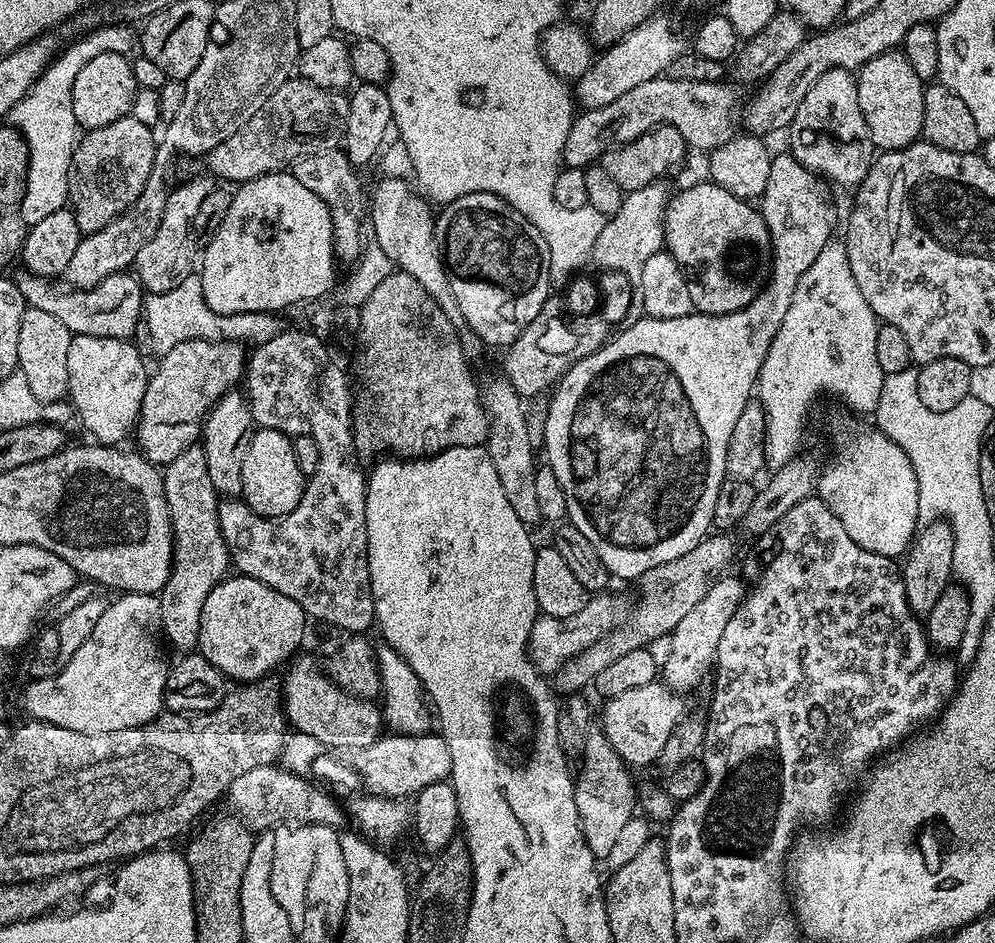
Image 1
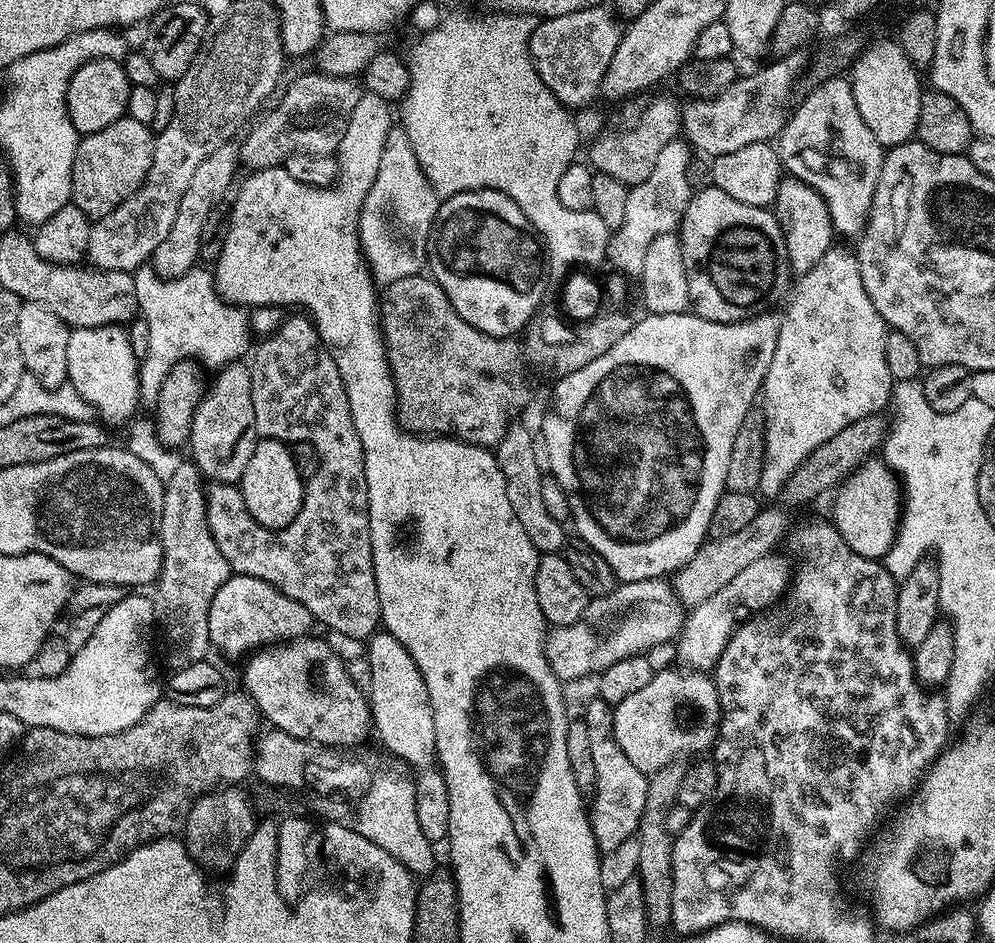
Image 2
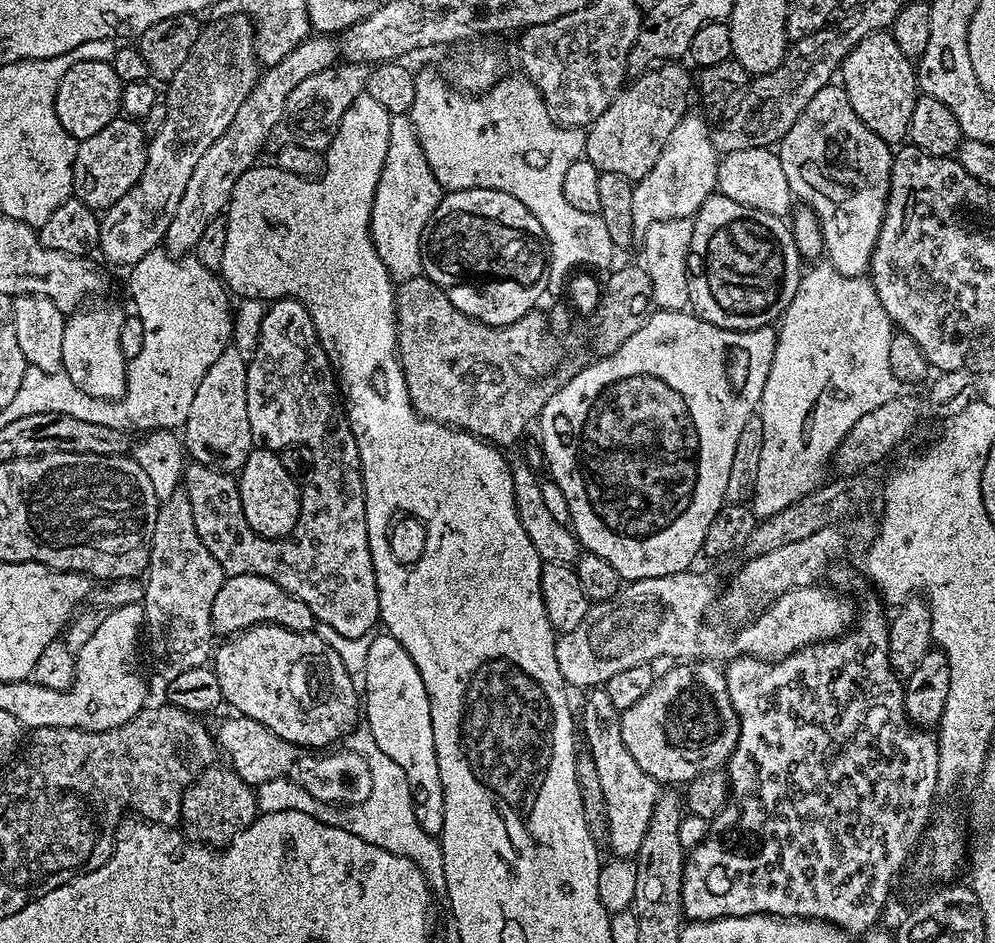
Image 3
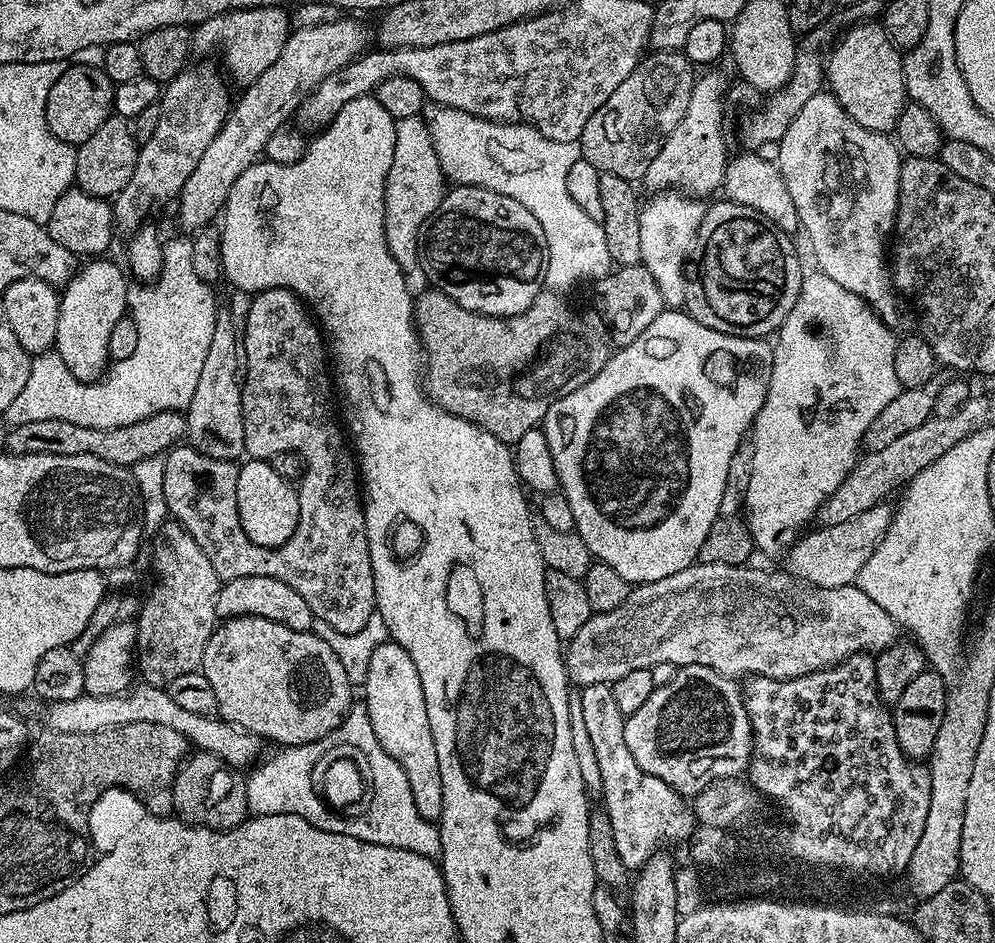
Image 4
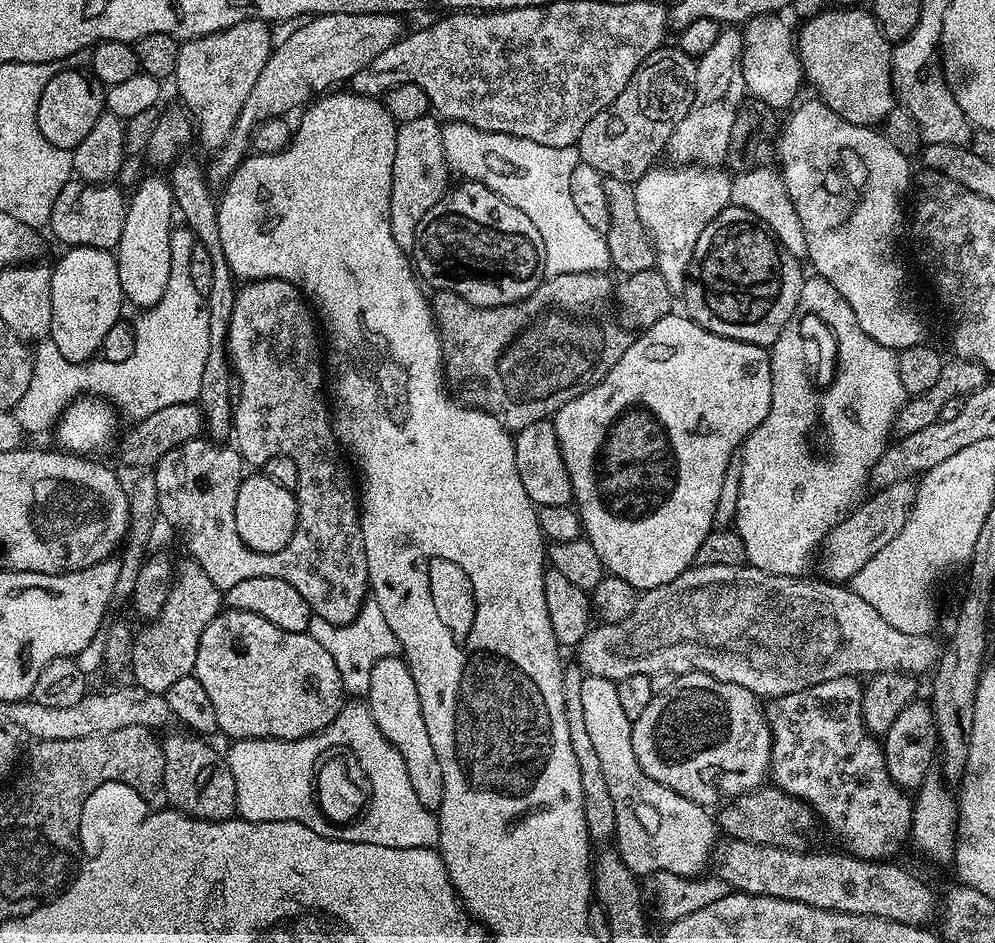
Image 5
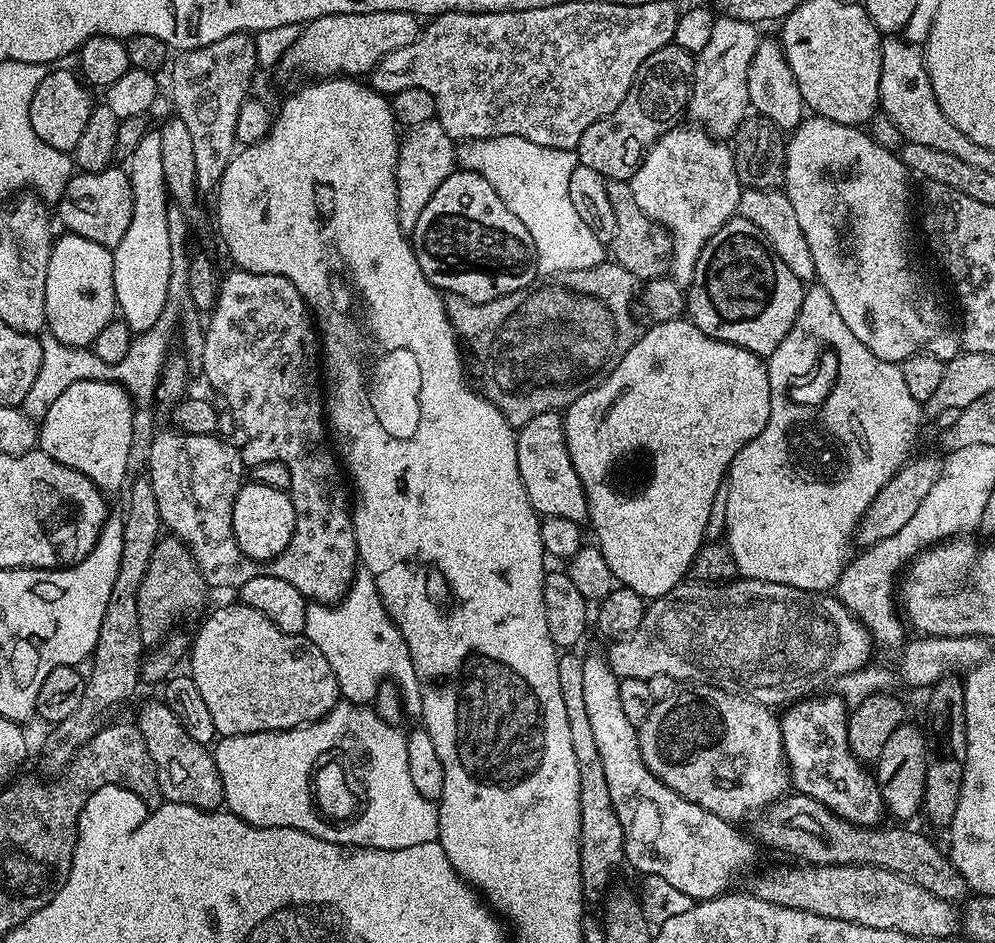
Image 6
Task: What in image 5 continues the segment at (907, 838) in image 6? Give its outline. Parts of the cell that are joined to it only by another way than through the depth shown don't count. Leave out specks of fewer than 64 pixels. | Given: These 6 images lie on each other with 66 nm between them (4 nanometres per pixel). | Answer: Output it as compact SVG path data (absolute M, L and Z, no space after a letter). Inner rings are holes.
M761 786L754 792L731 797L727 803L719 809L720 813L715 813L714 819L719 831L733 840L804 850L809 847L812 831L818 828L818 817L810 805L775 786Z

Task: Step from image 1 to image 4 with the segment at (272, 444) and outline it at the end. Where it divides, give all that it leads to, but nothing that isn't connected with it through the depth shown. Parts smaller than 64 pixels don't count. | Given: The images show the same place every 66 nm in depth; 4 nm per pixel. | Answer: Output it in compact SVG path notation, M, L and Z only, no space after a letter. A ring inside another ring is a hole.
M245 459L239 470L238 518L242 522L242 530L246 530L246 538L258 546L282 546L298 526L299 494L293 481L282 478L282 474L278 474L278 470L274 470L266 460Z

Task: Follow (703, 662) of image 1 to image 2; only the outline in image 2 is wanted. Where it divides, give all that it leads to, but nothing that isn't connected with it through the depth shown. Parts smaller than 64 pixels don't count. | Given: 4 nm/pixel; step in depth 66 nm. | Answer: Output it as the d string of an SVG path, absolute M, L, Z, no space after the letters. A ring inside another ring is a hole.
M780 554L763 556L758 558L758 562L754 562L754 566L746 566L746 570L739 572L731 582L726 582L726 586L722 586L718 594L695 605L685 615L684 627L680 629L679 637L675 641L679 663L693 672L711 673L722 650L726 650L726 642L730 642L733 632L736 631L738 621L743 622L753 614L763 613L760 612L763 608L770 607L780 595L780 599L785 595L789 584L790 568L788 572L788 564Z

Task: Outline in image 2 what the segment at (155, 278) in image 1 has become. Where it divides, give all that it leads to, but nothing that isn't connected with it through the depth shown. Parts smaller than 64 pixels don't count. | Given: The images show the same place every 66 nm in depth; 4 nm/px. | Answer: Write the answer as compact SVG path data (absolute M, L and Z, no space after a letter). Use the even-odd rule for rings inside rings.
M229 142L214 150L214 154L206 157L202 166L194 170L194 175L190 177L190 186L186 186L186 192L178 202L178 214L174 217L174 226L170 226L170 234L162 238L162 246L154 250L150 261L150 266L159 276L169 280L197 267L200 260L202 226L206 226L210 210L221 203L220 199L227 194L228 187L230 187L229 192L233 187L232 179L236 176L236 168L238 169L238 148L235 143Z

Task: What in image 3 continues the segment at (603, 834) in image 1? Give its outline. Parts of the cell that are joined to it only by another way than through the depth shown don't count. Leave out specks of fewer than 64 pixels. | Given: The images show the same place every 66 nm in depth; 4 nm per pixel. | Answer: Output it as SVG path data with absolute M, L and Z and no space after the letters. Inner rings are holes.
M603 686L591 689L584 700L584 709L579 709L578 724L582 729L582 740L590 749L597 762L599 781L602 782L603 797L606 800L606 813L609 815L609 836L607 847L612 847L611 855L616 858L635 857L636 851L642 846L642 838L646 838L646 826L650 826L650 814L654 814L654 802L662 790L661 785L638 762L634 762L630 750L626 750L626 742L622 742L622 726L620 725L621 712L614 706L614 701L608 697Z

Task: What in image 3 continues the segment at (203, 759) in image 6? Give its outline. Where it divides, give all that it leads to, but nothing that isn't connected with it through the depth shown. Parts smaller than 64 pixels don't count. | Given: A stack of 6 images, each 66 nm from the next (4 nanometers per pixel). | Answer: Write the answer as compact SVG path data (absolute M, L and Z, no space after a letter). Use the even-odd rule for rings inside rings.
M213 766L207 768L199 778L184 791L179 827L189 840L195 840L210 848L223 849L246 826L255 822L258 815L258 792L247 784L231 767Z

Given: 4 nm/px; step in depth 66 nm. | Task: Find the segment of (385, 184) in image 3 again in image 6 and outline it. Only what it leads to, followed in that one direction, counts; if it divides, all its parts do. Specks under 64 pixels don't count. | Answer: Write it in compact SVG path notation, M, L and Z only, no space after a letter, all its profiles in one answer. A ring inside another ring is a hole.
M437 119L409 128L403 133L397 145L396 156L396 217L406 234L410 234L418 224L419 215L434 196L434 191L456 170L457 162L456 142L450 138Z

